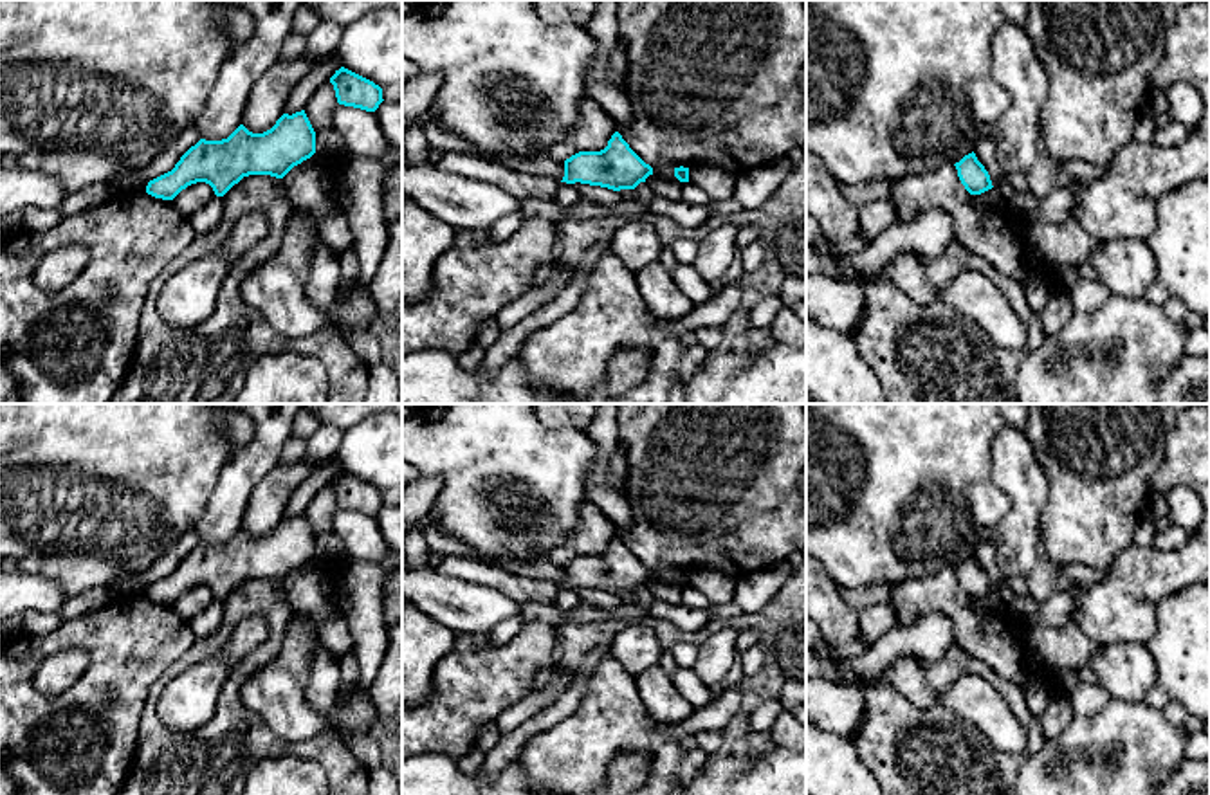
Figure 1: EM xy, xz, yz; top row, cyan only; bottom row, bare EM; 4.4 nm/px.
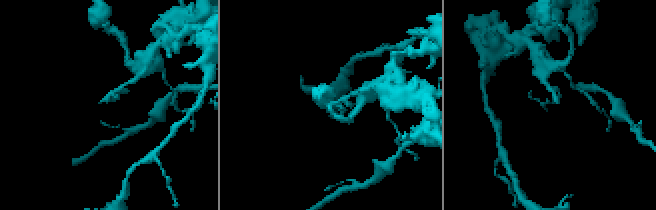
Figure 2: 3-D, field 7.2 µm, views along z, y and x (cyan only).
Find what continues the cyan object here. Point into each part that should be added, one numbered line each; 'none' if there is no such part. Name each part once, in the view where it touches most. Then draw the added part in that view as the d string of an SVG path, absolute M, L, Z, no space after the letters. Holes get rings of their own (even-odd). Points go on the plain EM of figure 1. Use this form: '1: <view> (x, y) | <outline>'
none

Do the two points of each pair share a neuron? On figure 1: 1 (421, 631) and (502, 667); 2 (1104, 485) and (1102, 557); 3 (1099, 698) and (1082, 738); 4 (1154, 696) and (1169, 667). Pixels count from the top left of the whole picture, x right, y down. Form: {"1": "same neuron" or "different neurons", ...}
{"1": "different neurons", "2": "same neuron", "3": "different neurons", "4": "different neurons"}

